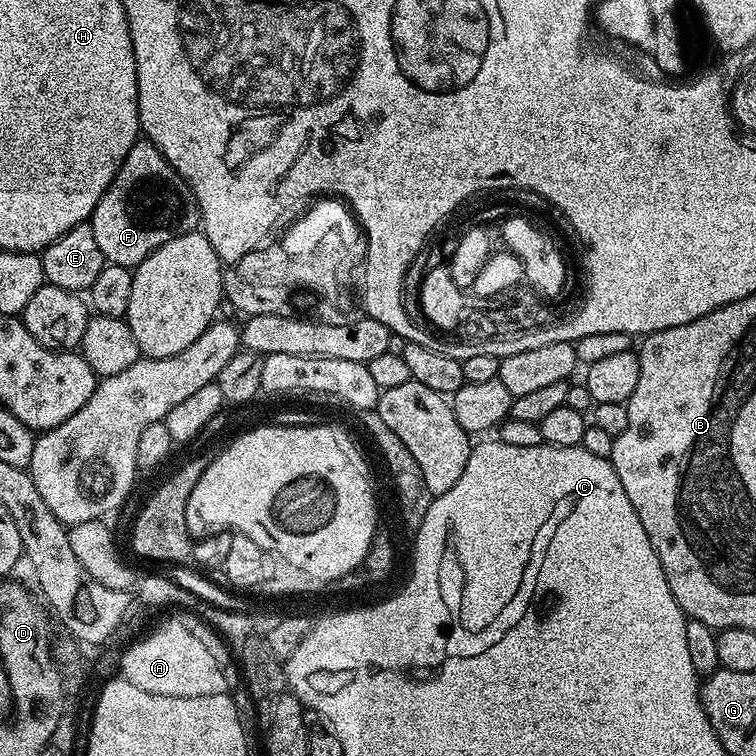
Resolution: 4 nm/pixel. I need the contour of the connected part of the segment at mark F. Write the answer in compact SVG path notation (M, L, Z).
M141 138L134 146L130 146L130 154L126 154L106 194L102 194L98 206L92 212L90 223L94 230L94 239L98 241L98 250L102 250L105 261L135 269L151 252L158 250L158 246L170 242L170 238L197 231L200 228L200 207L190 186L181 178L178 170L174 170L174 166L166 162L155 144L151 144L147 138Z

